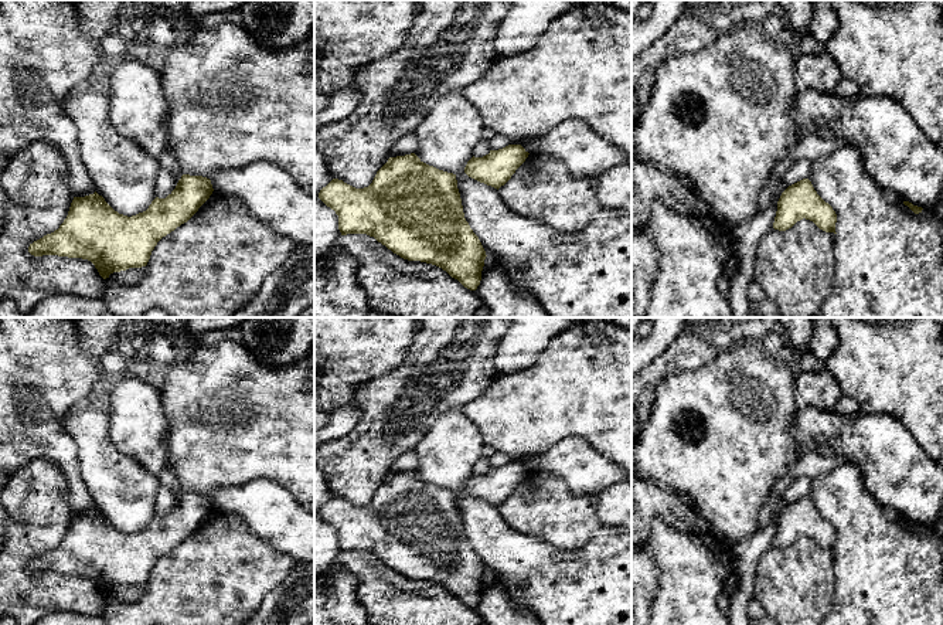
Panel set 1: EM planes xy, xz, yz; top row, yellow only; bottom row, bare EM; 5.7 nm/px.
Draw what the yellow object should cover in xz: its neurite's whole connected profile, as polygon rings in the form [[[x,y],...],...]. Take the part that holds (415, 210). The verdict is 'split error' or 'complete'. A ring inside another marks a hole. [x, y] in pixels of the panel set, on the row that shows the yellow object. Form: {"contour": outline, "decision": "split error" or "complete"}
{"contour": [[[411,153],[389,157],[368,187],[355,188],[343,180],[333,179],[320,190],[319,198],[338,215],[341,235],[367,234],[404,259],[421,261],[442,268],[470,291],[476,291],[480,285],[487,255],[479,237],[464,218],[456,174],[429,166],[415,153]]], "decision": "complete"}

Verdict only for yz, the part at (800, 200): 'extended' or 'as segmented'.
as segmented

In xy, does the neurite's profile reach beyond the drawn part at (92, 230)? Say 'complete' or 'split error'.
complete

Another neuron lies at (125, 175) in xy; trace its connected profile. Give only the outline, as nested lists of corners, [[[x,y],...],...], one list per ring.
[[[82,86],[62,103],[75,123],[81,159],[95,191],[119,214],[132,217],[157,197],[157,159],[118,133],[109,119],[109,98],[102,86]]]

